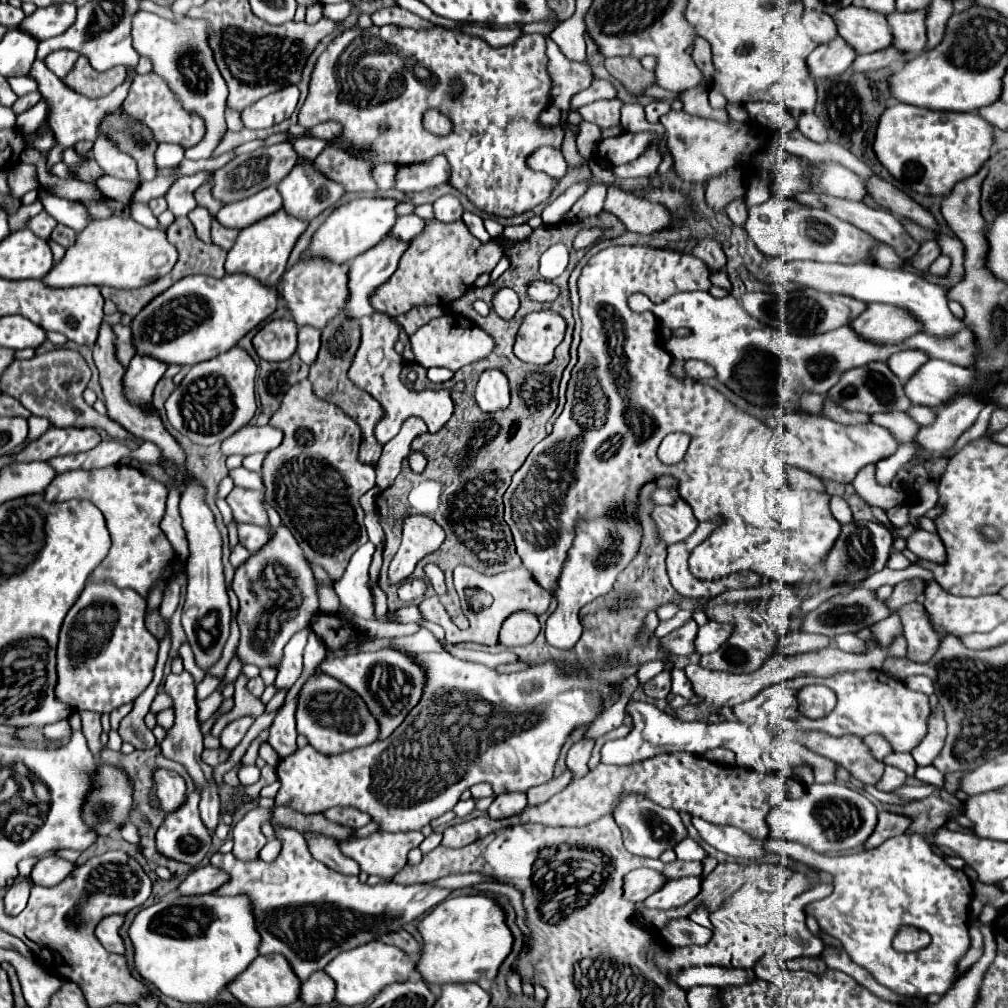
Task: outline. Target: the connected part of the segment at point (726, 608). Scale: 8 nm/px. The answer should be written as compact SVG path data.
M723 604L723 606L715 606L711 610L707 610L709 620L717 620L717 622L731 622L735 624L735 632L731 634L731 638L713 654L705 654L701 656L701 666L709 668L709 670L721 670L721 672L731 672L731 674L749 674L755 672L757 668L761 668L761 664L773 656L779 648L779 634L773 630L773 626L765 624L761 620L761 616L745 606L745 604Z

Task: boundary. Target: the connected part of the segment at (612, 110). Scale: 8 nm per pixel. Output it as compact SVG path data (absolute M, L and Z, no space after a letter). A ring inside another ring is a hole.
M619 98L613 100L597 100L593 104L587 104L579 108L583 120L597 124L599 128L611 128L621 124L621 106L623 102Z

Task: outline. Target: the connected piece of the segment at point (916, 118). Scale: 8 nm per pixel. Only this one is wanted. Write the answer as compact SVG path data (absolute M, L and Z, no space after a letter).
M895 104L881 114L881 120L875 132L873 152L877 160L893 174L893 178L903 180L903 184L909 190L919 194L929 194L929 196L947 196L957 182L979 172L979 168L989 158L991 144L993 144L993 126L985 122L977 112L973 114L937 112L937 110L917 108L909 104Z

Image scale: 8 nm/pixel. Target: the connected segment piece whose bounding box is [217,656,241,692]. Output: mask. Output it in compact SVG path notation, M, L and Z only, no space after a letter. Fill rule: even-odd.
M235 656L235 658L231 660L231 666L227 668L227 672L225 672L225 676L223 676L223 682L219 684L217 692L223 692L223 688L225 688L229 682L235 682L237 676L239 676L239 672L241 672L241 664L239 664L239 660L237 660L237 656Z

